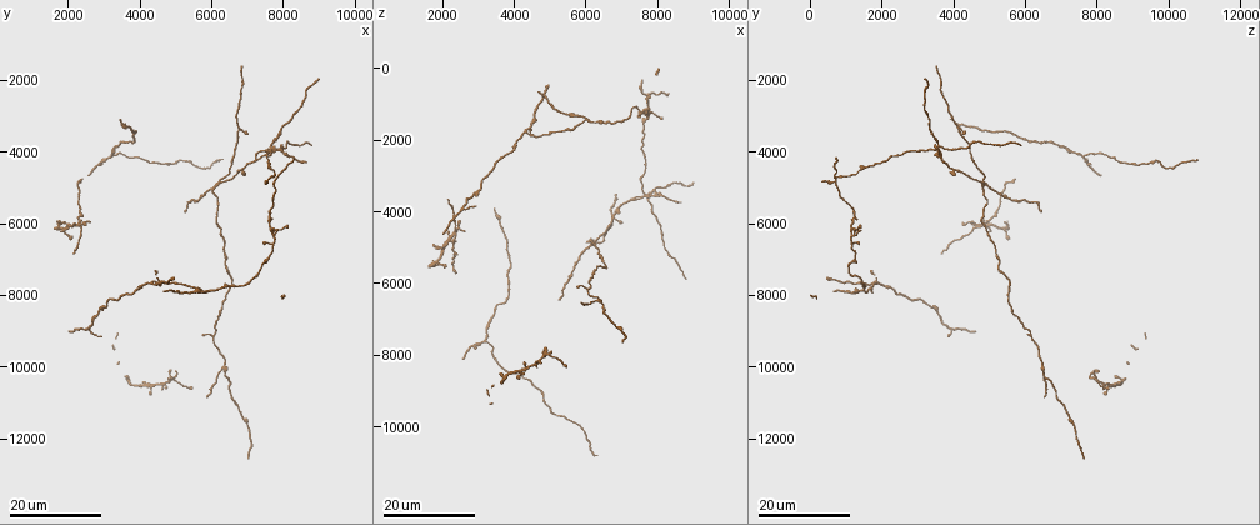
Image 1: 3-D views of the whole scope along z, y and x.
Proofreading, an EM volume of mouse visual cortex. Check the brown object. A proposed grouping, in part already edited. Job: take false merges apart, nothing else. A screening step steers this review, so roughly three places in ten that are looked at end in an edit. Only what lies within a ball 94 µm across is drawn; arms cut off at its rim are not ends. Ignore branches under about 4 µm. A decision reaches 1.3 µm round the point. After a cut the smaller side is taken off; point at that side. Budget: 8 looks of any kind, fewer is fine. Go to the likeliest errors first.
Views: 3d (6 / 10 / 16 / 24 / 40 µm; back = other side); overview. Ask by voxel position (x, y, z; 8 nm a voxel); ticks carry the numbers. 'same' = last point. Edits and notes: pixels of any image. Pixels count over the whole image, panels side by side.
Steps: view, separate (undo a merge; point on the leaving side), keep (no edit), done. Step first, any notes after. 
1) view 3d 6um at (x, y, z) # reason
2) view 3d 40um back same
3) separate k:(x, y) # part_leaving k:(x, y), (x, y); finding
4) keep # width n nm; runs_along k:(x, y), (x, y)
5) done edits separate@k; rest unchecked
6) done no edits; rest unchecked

view 3d 24um at (6300, 10100, 6400)

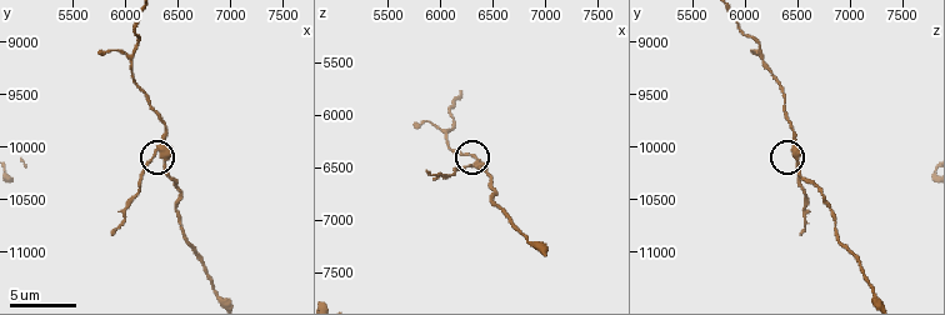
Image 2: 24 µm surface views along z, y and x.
view 3d 6um at (6360, 10060, 6500)

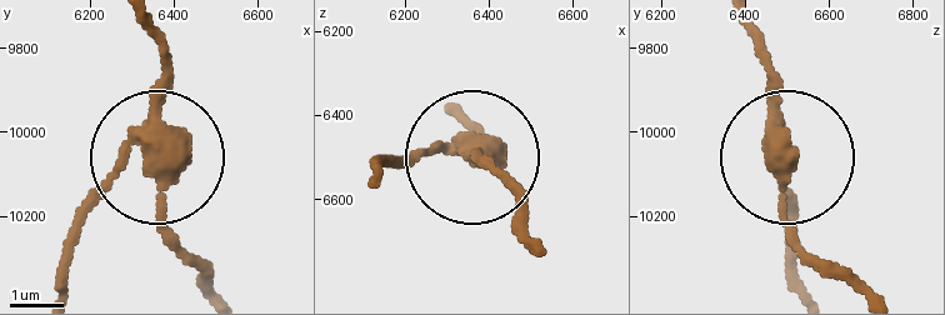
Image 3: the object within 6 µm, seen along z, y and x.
separate 3:(103, 183) # width 330 nm; part_leaving 3:(154, 123), (81, 226), (60, 293); a second neuron is stuck on

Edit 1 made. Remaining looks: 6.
view 3d 24um at (6000, 7800, 1400) # arms part here

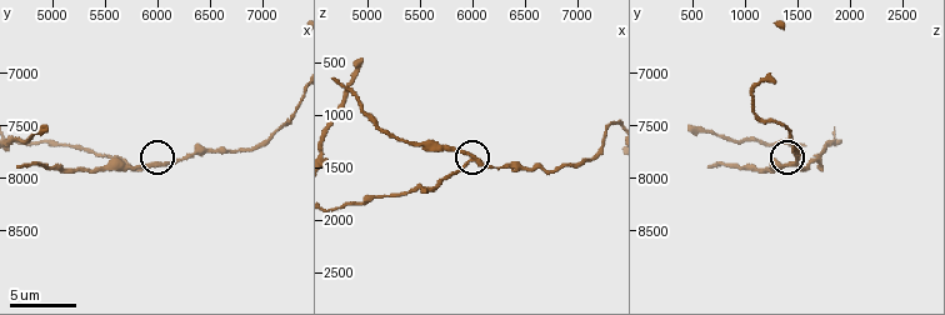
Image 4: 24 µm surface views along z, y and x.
view 3d 6um at (6000, 7860, 1420)

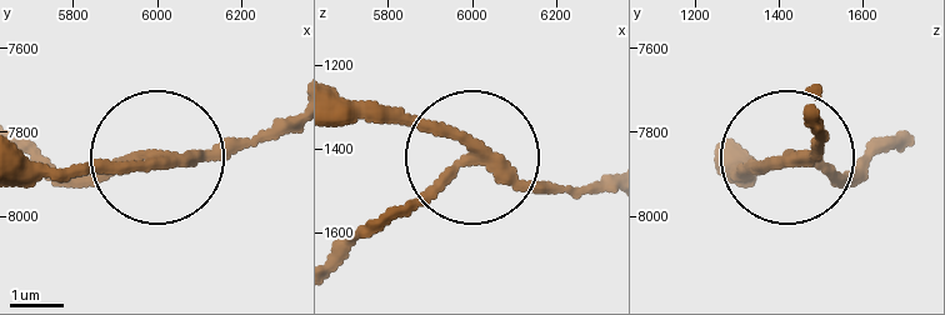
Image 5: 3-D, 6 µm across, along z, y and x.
separate 5:(114, 173) # side_arm 14 um; part_leaving 5:(179, 155), (23, 169); a second neuron is stuck on

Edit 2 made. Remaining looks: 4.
view 3d 16um at (4400, 7700, 1700) # side arm on a straight run

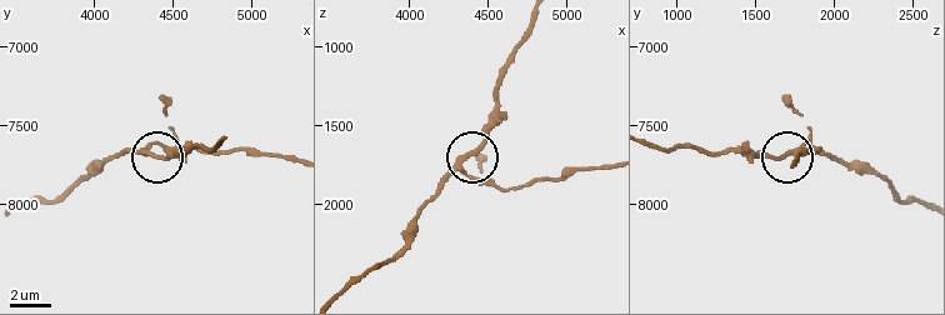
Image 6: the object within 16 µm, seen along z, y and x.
view 3d 6um at (4320, 7680, 1720) # zoom in

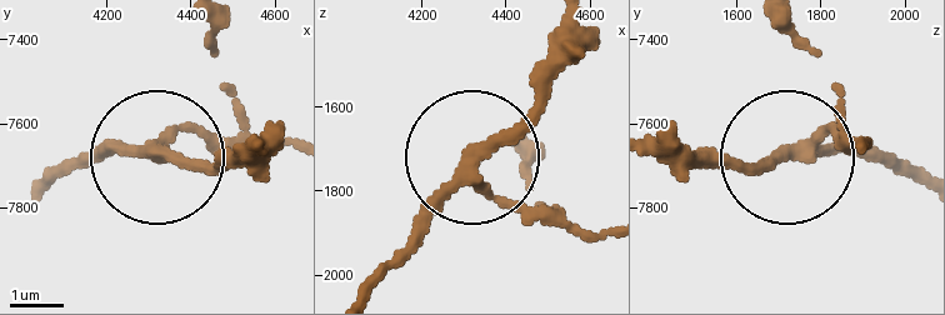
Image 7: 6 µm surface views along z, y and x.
view 3d 6um back at (4320, 7660, 1725) # other side

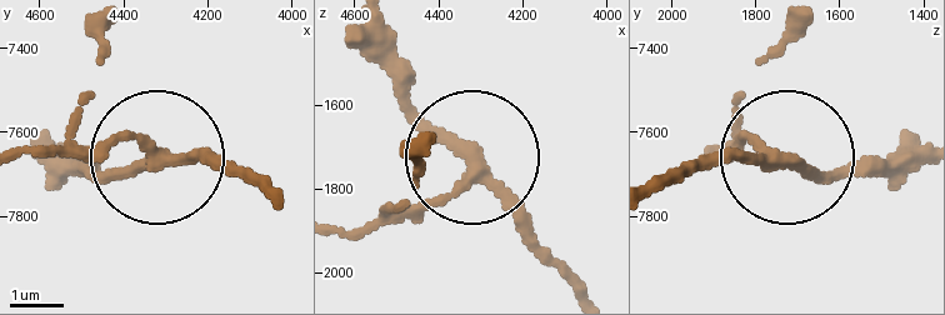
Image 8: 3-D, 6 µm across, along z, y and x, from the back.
keep # width 220 nm; runs_along 8:(344, 233), (411, 214), (470, 156), (363, 49); one neuron here

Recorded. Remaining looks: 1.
done edits separate@3, separate@5; rest unchecked

